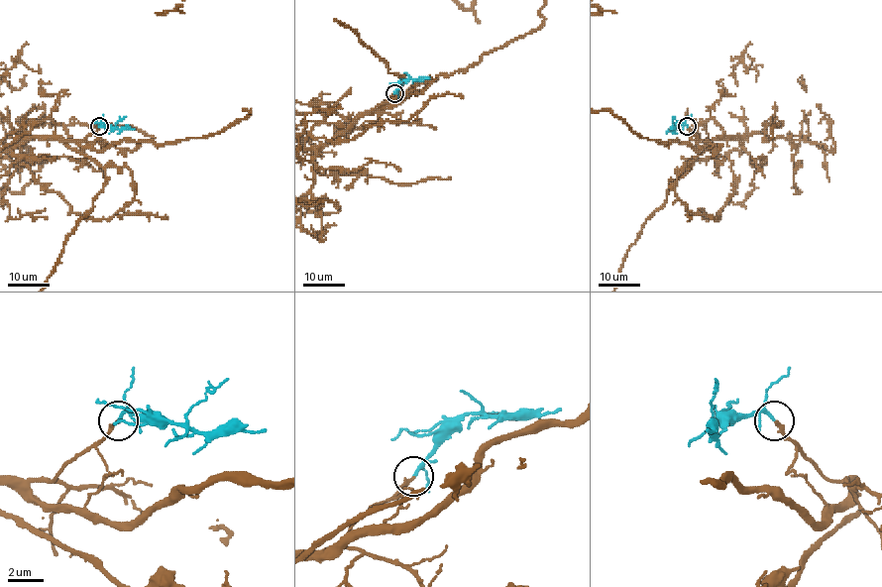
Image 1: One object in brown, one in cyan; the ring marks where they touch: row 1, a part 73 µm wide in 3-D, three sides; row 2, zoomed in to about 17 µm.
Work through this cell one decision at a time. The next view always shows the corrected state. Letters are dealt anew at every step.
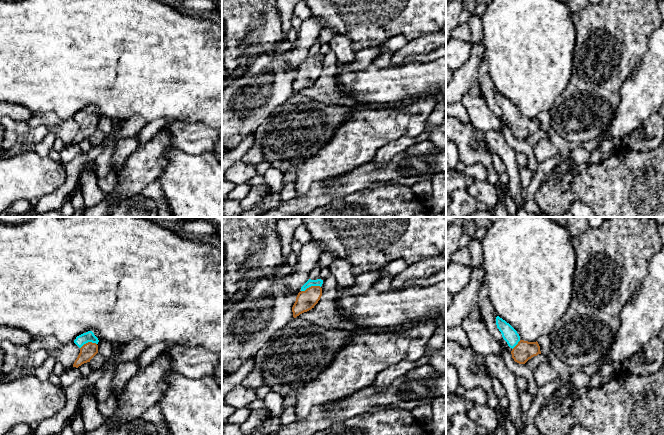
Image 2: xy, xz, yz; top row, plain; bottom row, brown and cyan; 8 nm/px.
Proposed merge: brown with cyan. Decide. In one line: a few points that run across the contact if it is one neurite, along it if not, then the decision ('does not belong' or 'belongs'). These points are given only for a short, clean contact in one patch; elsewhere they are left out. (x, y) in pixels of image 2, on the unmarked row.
xz (306, 76), (311, 68), (311, 62), (318, 58) | belongs

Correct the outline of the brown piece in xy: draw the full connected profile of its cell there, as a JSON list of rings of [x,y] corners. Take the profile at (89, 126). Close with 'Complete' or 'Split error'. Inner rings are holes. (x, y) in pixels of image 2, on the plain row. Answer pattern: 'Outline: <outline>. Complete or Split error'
Outline: [[[88,107],[76,113],[74,119],[80,124],[80,129],[75,136],[73,143],[78,144],[90,136],[98,129],[98,114],[92,107]]]. Split error

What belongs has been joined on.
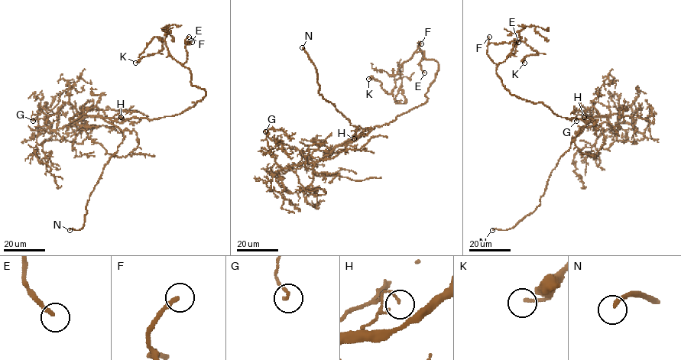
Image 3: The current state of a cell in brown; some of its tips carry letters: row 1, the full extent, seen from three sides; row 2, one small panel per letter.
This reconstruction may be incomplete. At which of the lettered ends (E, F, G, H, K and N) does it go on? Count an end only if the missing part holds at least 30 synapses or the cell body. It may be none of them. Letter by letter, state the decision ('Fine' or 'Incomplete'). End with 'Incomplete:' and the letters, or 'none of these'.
E: Incomplete
F: Incomplete
G: Fine
H: Fine
K: Fine
N: Incomplete
Incomplete: E, F, N

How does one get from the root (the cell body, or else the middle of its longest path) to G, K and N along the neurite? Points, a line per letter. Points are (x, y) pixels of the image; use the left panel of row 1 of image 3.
G: (150, 119), (131, 118), (119, 122), (98, 116), (81, 116), (68, 102), (52, 115), (33, 114), (33, 121)
K: (150, 119), (179, 114), (206, 92), (192, 84), (189, 70), (173, 57), (163, 40), (159, 52), (135, 63)
N: (150, 119), (131, 118), (119, 122), (104, 118), (118, 127), (124, 138), (90, 195), (83, 227), (69, 230)

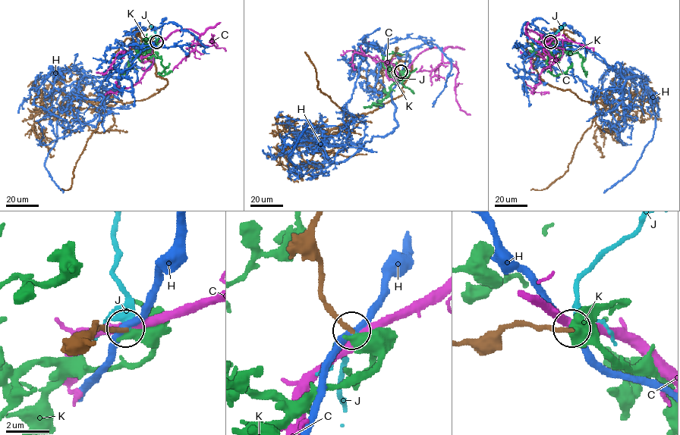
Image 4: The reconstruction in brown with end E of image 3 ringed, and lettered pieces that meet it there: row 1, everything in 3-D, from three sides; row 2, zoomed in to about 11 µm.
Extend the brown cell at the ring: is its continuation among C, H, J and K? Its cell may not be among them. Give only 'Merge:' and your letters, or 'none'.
Merge: J

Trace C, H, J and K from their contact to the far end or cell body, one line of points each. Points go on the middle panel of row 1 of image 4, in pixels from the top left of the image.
C: (401, 71), (422, 51), (442, 48), (442, 61), (451, 63), (458, 70), (456, 100), (460, 108), (470, 114)
H: (400, 71), (391, 93), (398, 126), (385, 135), (374, 136), (343, 161), (301, 176), (288, 157), (306, 124)
J: (400, 71), (395, 86)
K: (401, 71), (402, 73), (395, 79), (394, 82), (401, 79), (405, 67), (409, 73), (402, 84), (413, 93)

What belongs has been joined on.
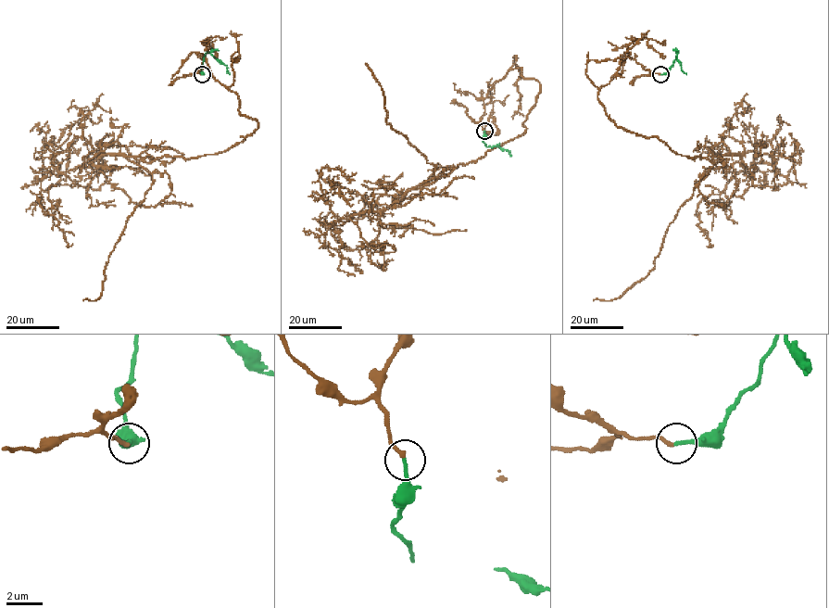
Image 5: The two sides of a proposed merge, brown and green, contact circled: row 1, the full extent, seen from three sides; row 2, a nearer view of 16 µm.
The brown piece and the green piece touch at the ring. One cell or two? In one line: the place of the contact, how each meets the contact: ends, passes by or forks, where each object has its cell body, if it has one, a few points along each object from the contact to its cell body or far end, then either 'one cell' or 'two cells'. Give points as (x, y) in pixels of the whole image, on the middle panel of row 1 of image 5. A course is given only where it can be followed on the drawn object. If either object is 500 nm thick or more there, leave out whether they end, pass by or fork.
at (484, 131); brown ends there; green ends there; no cell body on brown; no cell body on green; brown runs (484, 131), (486, 94), (509, 69), (539, 82), (523, 133), (409, 190), (435, 167), (387, 124), (365, 63); green runs (484, 131), (485, 145), (507, 150), (511, 156); one cell

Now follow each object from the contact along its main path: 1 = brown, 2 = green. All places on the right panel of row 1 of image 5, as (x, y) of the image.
1: (660, 74), (624, 57), (599, 89), (605, 113), (675, 153), (721, 158), (646, 277), (593, 301)
2: (660, 74), (665, 74), (671, 66), (677, 53), (682, 70), (686, 74)

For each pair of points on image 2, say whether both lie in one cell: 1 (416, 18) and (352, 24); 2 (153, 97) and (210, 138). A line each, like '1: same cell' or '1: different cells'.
1: same cell
2: different cells

